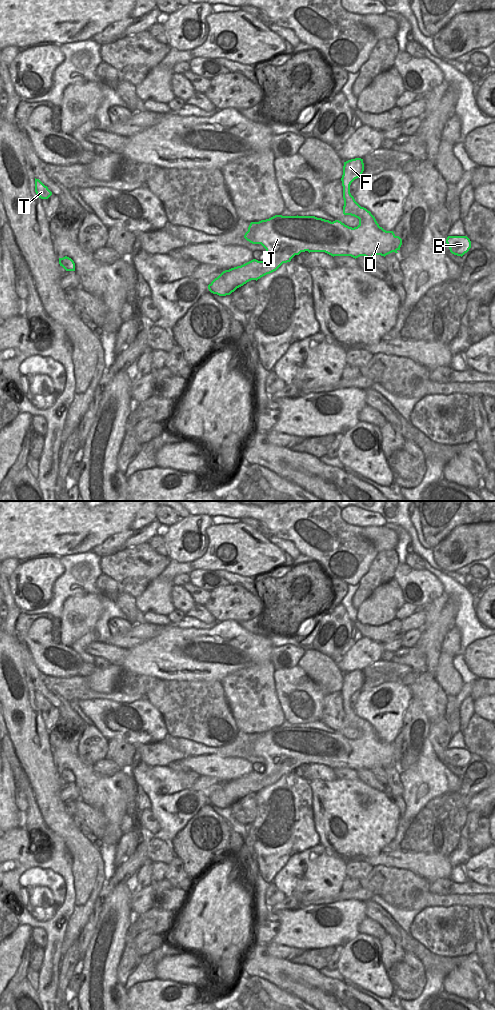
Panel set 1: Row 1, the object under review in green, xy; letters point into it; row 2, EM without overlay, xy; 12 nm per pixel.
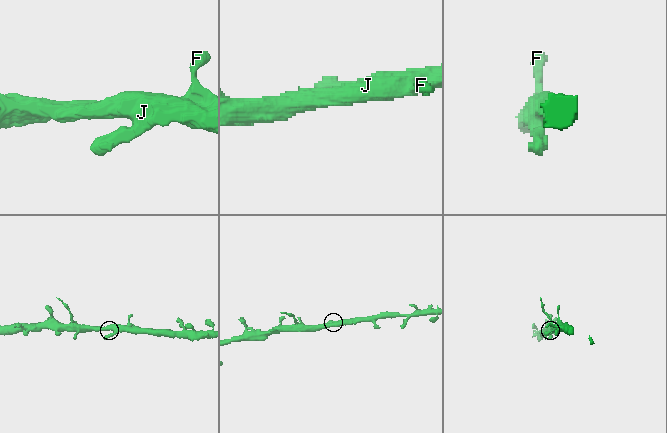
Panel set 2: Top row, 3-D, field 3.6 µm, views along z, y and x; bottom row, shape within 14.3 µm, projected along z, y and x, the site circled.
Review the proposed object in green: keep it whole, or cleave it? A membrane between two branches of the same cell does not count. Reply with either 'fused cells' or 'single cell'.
single cell

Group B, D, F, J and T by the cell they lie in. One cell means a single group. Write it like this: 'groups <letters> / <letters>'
groups B D F J T

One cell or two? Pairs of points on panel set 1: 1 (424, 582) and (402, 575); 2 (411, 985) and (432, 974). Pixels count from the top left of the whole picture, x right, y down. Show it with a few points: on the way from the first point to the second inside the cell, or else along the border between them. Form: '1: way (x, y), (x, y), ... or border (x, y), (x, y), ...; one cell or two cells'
1: way (419, 581), (407, 578); one cell
2: border (423, 964), (426, 984), (422, 992), (415, 998); two cells

